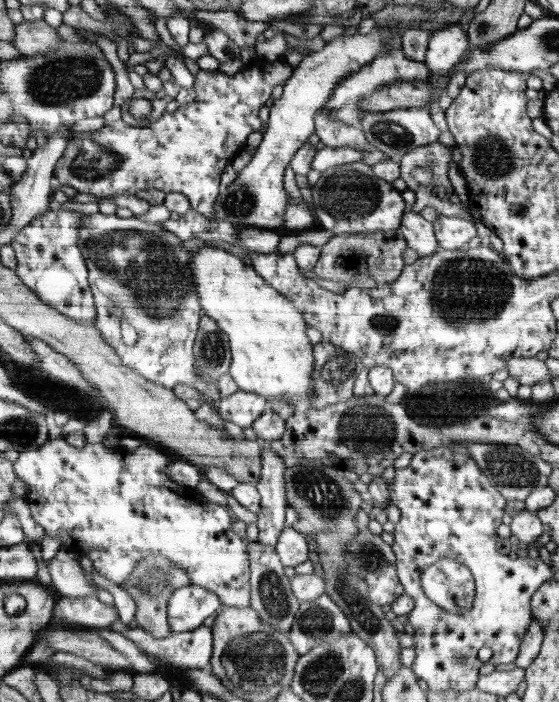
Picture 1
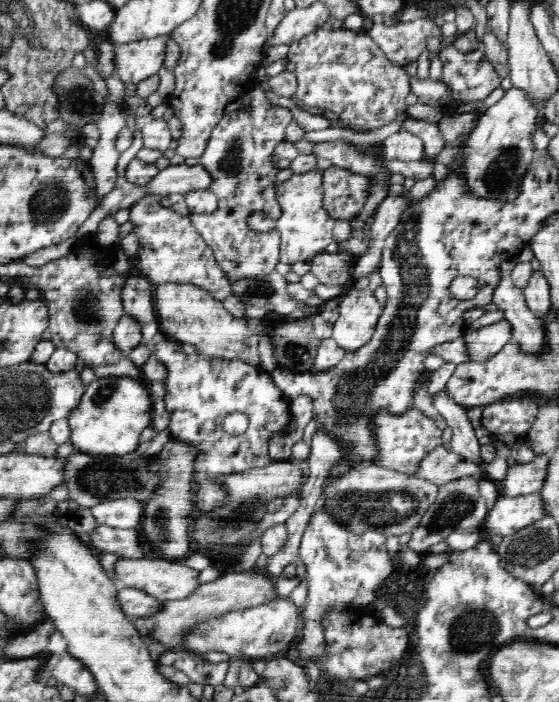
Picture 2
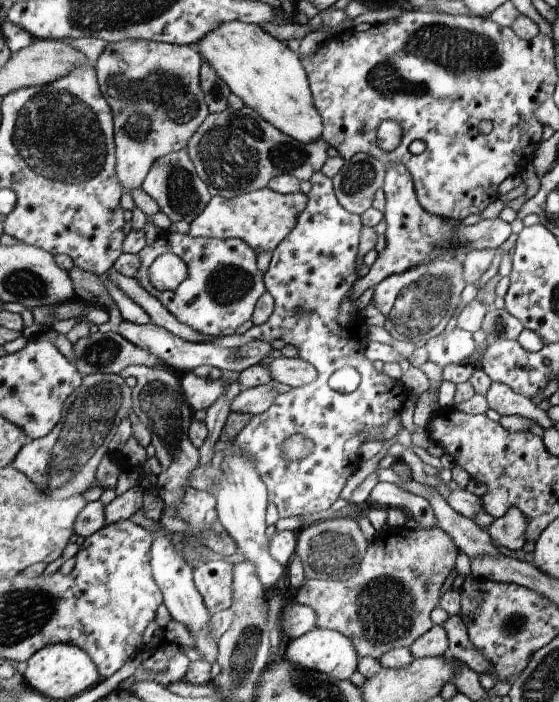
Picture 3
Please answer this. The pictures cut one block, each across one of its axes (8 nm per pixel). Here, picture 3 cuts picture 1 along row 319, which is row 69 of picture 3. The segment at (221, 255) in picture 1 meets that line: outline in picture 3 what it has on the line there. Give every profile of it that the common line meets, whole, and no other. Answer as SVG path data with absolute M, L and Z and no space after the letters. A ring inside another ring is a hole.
M238 21L222 22L197 45L200 54L204 54L204 62L212 66L212 70L228 84L234 98L240 98L244 106L255 110L272 126L298 142L308 144L323 137L323 116L316 110L303 62L261 26Z

